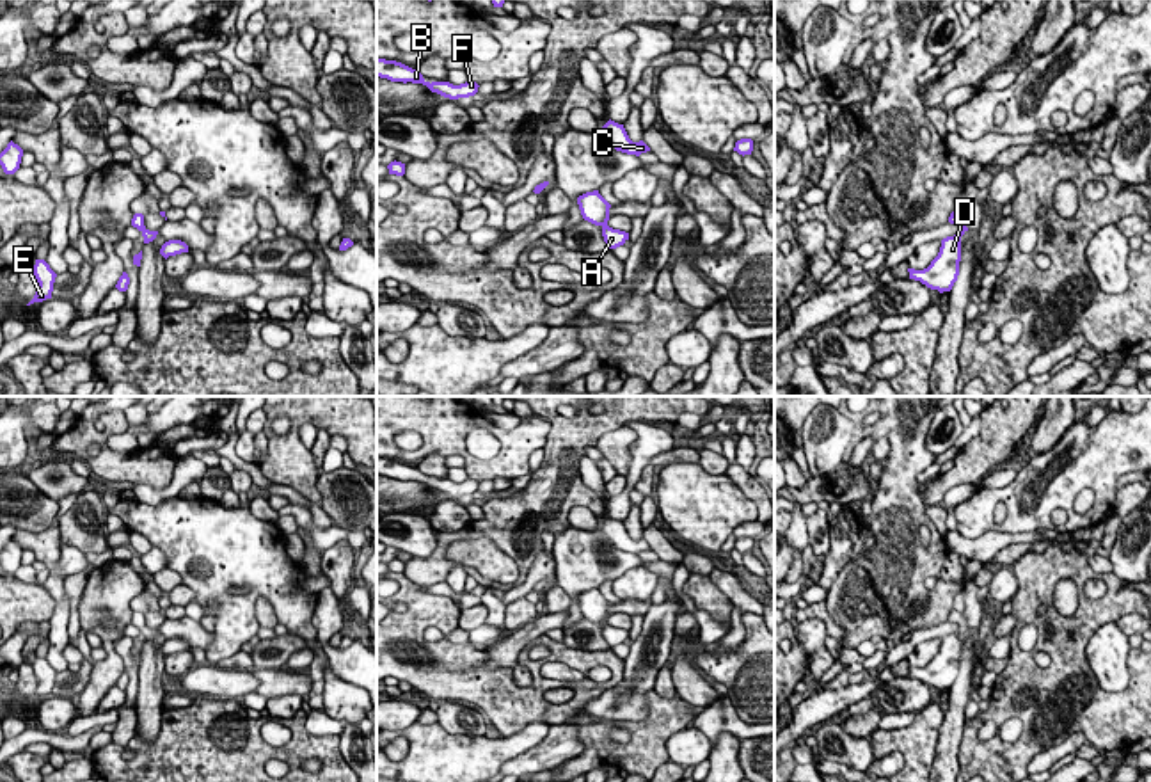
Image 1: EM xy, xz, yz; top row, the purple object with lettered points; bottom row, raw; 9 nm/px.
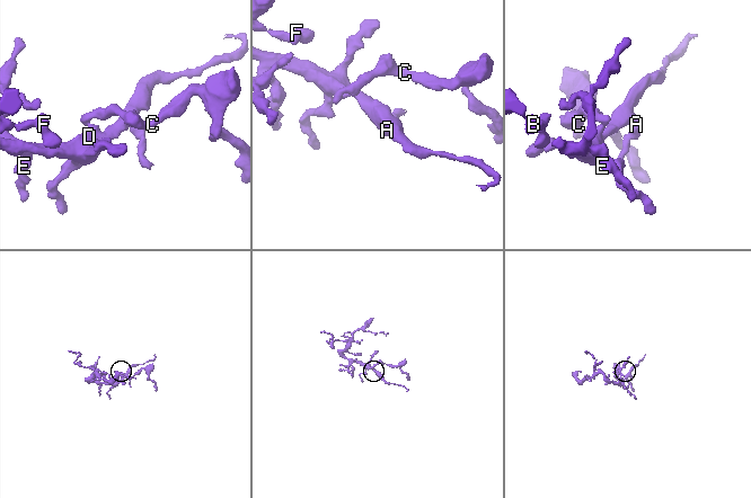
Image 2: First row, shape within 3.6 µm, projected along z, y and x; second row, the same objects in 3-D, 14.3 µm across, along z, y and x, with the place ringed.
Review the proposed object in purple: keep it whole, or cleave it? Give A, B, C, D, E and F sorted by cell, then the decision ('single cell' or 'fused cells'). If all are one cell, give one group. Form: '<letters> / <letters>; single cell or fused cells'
A B C D E F; single cell

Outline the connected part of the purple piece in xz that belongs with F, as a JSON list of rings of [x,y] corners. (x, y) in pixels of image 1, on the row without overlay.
[[[377,457],[377,475],[387,476],[391,480],[412,480],[412,482],[423,482],[426,483],[432,491],[437,491],[444,496],[449,498],[458,498],[458,496],[469,496],[478,491],[478,482],[467,478],[465,482],[453,483],[449,480],[426,480],[423,473],[417,467],[412,467],[401,460],[396,459],[385,459],[385,457]]]

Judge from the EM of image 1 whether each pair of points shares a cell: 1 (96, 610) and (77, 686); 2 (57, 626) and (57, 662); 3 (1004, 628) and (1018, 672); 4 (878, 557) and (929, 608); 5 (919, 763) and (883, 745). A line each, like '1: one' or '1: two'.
1: two
2: one
3: two
4: one
5: one

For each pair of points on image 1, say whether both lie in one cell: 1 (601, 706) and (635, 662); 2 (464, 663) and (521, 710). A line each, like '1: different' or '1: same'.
1: same
2: same

